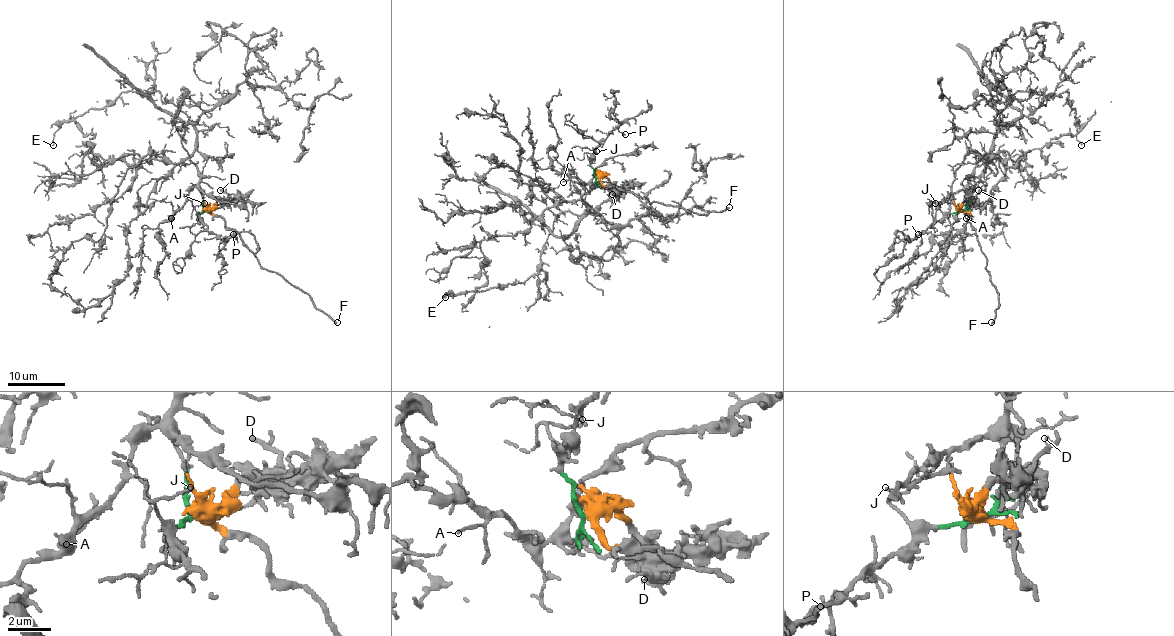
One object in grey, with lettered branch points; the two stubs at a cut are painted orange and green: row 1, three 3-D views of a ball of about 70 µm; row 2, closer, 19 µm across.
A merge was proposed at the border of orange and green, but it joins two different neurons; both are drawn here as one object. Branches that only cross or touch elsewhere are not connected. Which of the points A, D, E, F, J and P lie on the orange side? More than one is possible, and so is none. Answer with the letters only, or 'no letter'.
D, F

